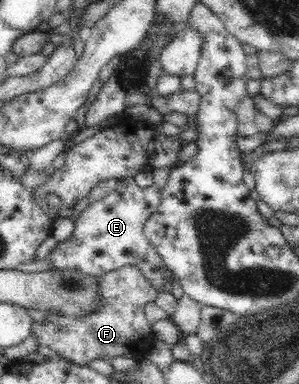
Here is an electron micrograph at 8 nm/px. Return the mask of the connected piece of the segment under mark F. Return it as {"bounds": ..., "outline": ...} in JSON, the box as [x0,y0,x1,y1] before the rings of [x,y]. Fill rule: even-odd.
{"bounds":[30,266,158,366],"outline":[[[132,266],[120,267],[116,271],[104,273],[99,277],[100,305],[92,307],[84,315],[60,315],[55,311],[44,313],[41,322],[32,321],[30,334],[38,345],[50,348],[64,360],[78,365],[89,366],[96,359],[112,362],[115,357],[133,357],[142,361],[152,342],[151,323],[146,320],[144,306],[154,301],[158,292]]]}

